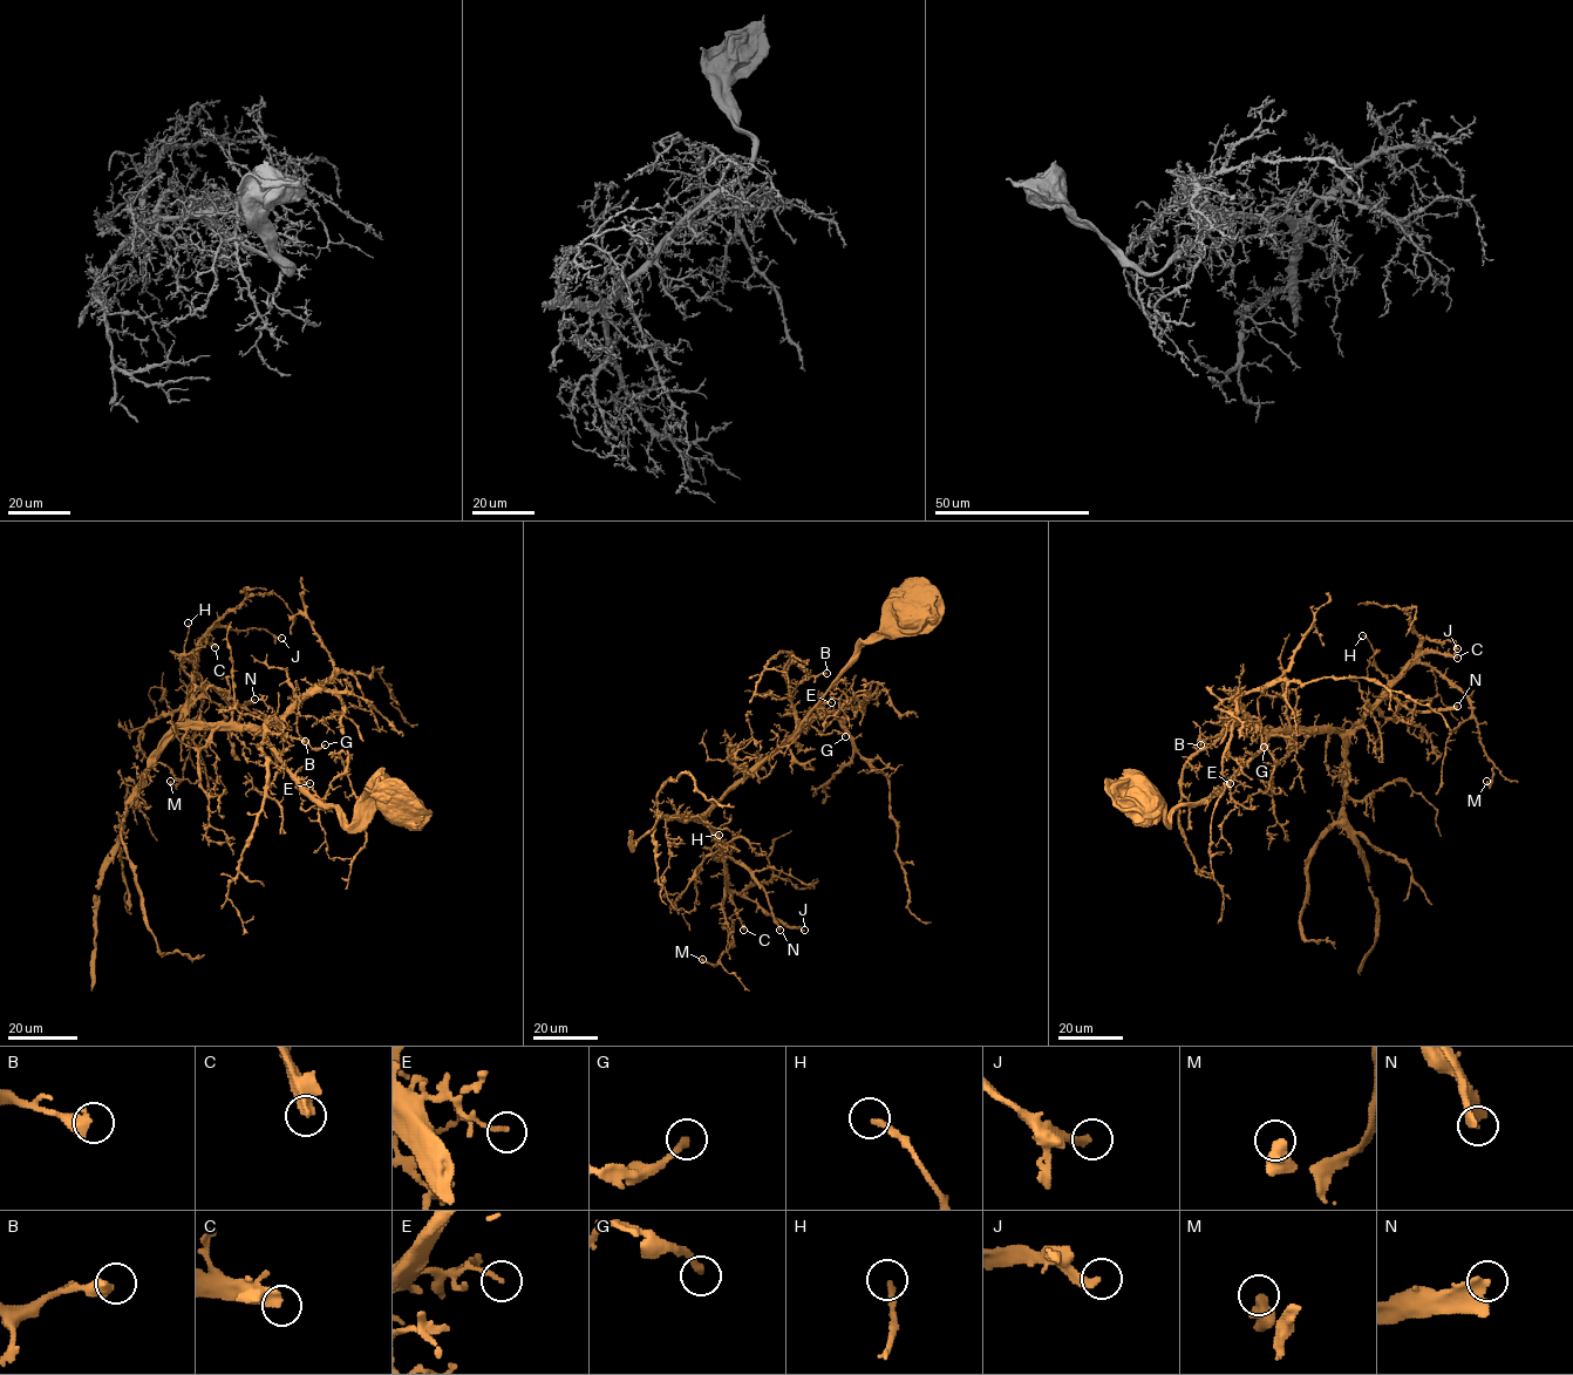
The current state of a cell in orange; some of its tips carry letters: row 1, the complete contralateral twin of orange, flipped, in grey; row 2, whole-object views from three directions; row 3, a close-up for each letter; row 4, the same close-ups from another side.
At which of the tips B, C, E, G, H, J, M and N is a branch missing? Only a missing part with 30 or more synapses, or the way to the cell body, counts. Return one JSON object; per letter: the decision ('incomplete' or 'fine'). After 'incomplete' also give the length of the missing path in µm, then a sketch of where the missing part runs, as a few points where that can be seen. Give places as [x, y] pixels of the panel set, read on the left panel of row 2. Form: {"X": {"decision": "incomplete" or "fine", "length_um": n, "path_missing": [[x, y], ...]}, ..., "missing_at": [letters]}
{"B": {"decision": "fine"}, "C": {"decision": "incomplete", "length_um": 45, "path_missing": [[215, 647], [230, 652], [265, 635], [286, 632], [308, 638], [317, 630]]}, "E": {"decision": "fine"}, "G": {"decision": "fine"}, "H": {"decision": "fine"}, "J": {"decision": "fine"}, "M": {"decision": "fine"}, "N": {"decision": "incomplete", "length_um": 50, "path_missing": [[254, 699], [277, 703], [283, 701], [271, 751], [278, 784]]}, "missing_at": ["C", "N"]}

